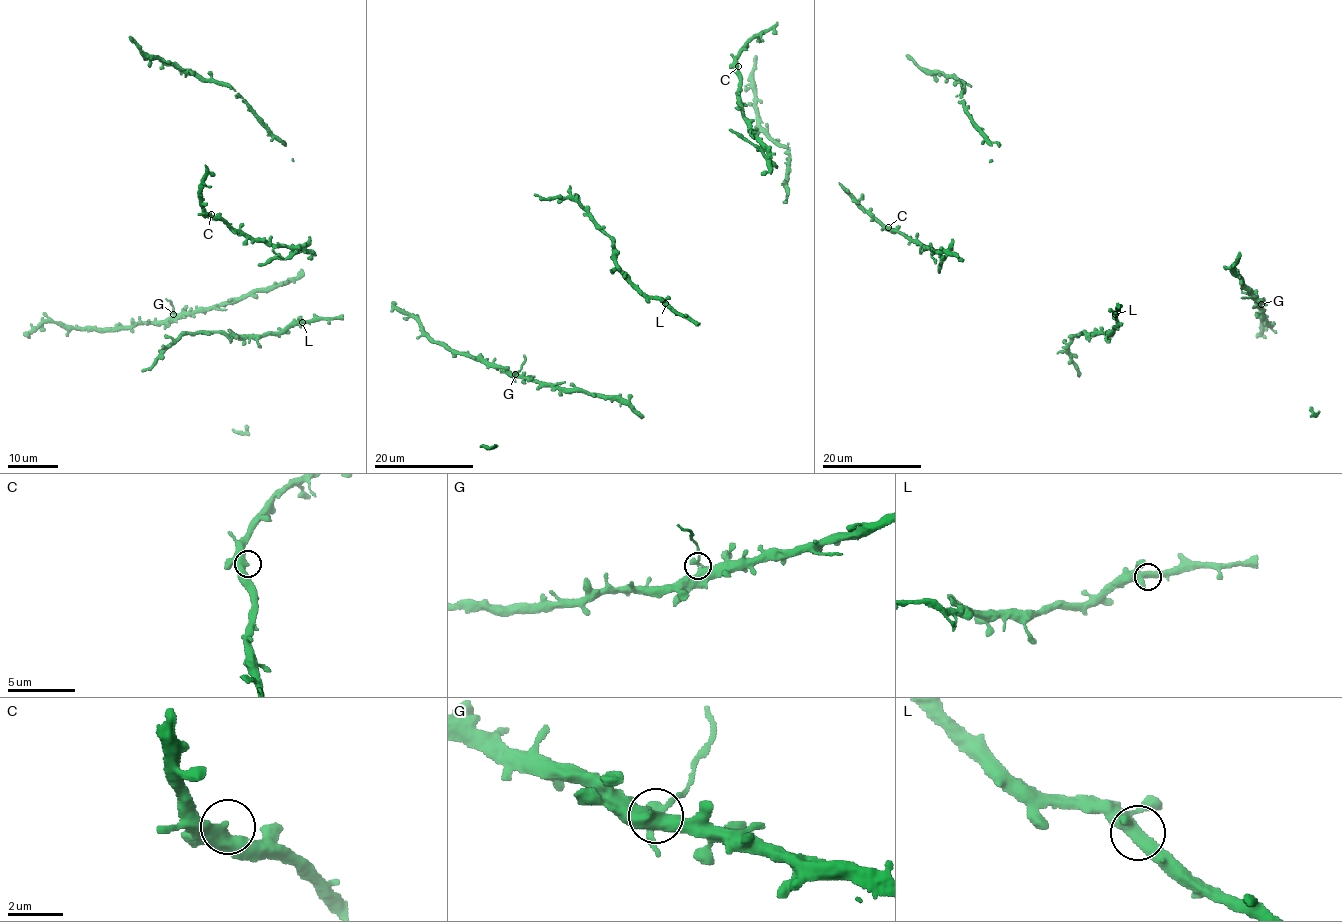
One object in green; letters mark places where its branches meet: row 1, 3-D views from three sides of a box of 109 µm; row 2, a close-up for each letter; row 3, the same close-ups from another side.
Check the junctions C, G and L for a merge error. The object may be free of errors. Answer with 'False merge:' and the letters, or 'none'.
False merge: G

